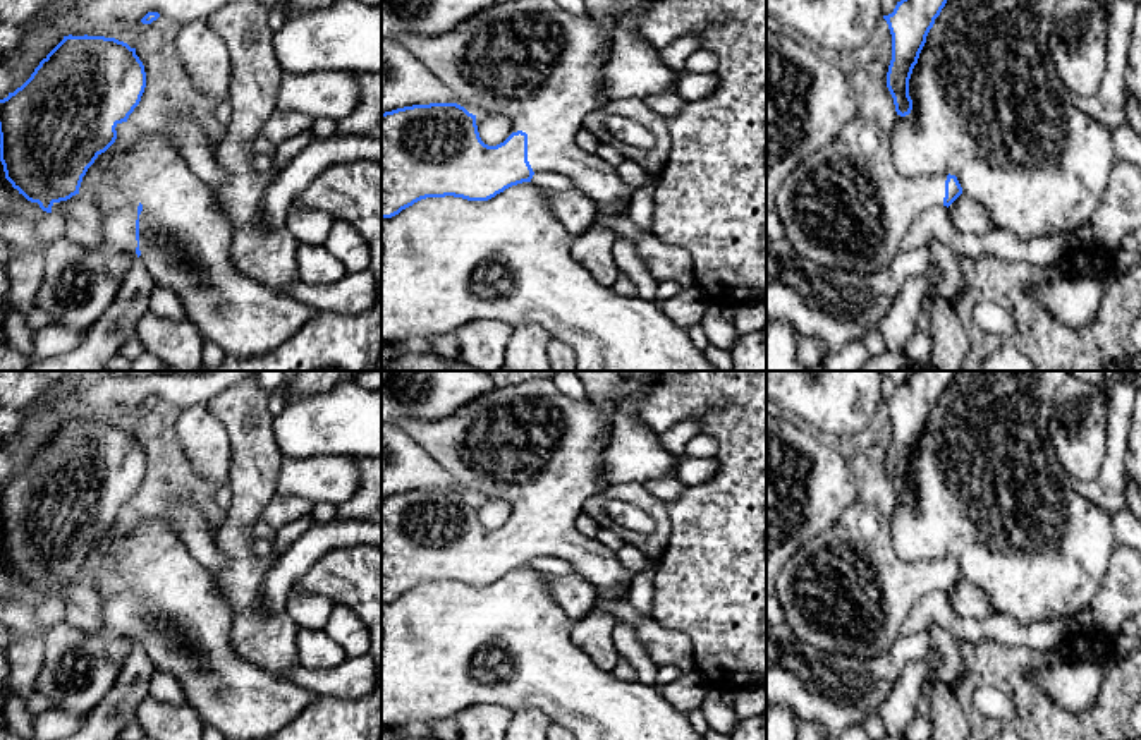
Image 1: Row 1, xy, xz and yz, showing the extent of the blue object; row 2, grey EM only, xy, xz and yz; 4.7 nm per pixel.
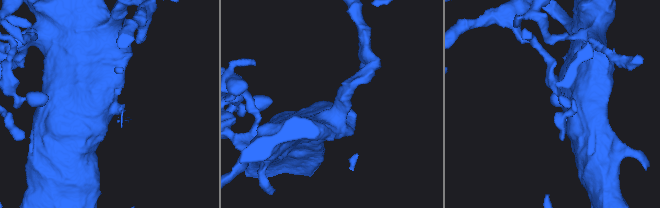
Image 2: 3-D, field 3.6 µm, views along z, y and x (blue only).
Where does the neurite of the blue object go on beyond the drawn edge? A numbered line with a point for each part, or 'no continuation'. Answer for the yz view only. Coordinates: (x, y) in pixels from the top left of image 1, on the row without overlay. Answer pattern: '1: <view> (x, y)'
1: yz (846, 591)

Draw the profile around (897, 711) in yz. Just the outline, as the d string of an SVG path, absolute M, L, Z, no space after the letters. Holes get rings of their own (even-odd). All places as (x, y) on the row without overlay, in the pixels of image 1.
M926 658L909 661L892 694L882 702L878 716L888 737L904 737L909 723L918 714L918 701L930 670Z

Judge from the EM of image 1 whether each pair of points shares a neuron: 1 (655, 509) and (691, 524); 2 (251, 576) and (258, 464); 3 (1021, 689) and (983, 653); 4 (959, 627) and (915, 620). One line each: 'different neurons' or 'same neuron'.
1: different neurons
2: same neuron
3: same neuron
4: same neuron

